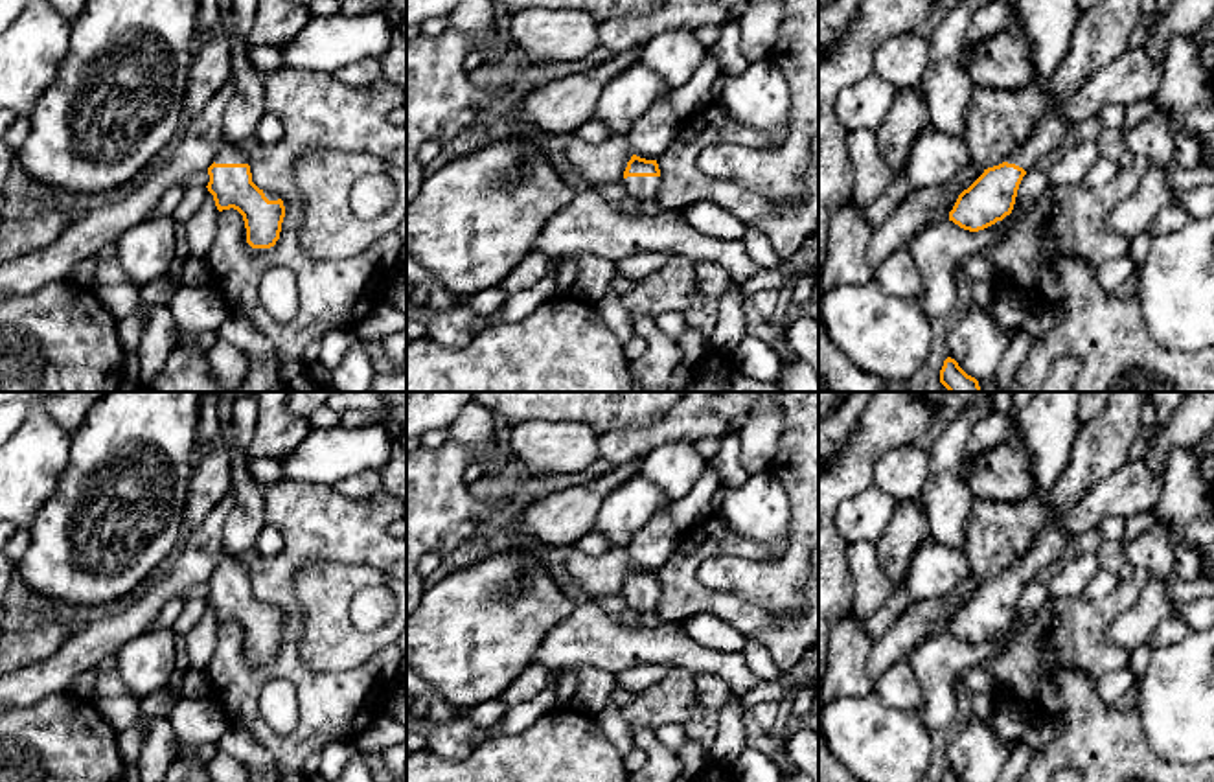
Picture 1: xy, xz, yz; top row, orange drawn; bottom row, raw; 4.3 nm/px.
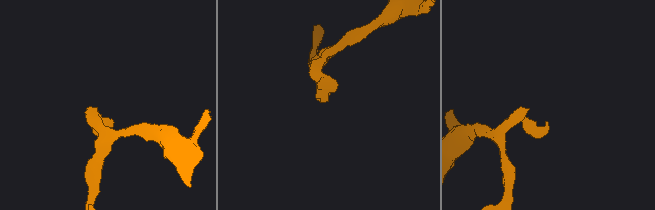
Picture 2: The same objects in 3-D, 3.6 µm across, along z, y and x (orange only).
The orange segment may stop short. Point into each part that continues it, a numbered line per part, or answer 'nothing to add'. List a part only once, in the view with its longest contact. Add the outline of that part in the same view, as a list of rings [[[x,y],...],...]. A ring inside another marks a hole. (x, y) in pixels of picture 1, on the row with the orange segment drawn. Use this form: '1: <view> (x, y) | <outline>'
1: xz (639, 188) | [[[627,177],[622,182],[627,190],[627,197],[631,202],[655,201],[660,190],[662,178],[660,177]]]

